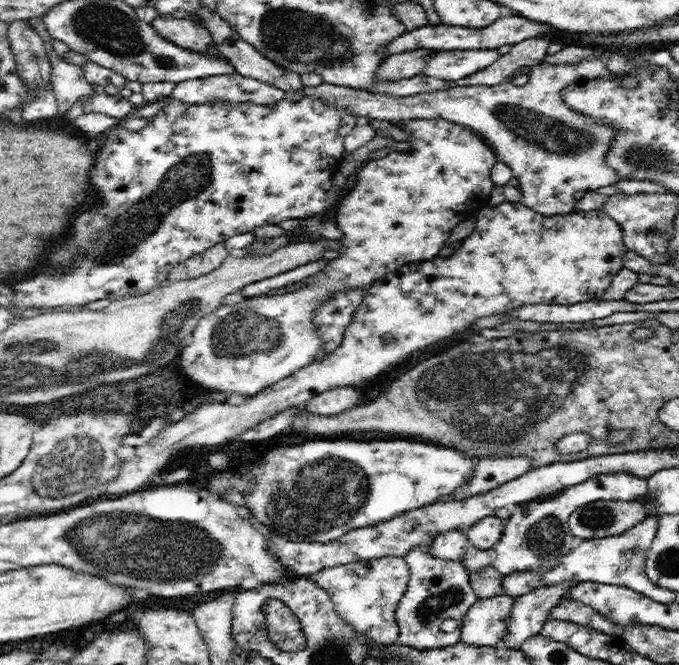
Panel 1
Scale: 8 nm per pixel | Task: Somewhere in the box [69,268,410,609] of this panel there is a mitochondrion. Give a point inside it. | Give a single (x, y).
(320, 496)

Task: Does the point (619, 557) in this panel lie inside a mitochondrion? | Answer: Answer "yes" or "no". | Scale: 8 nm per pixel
no

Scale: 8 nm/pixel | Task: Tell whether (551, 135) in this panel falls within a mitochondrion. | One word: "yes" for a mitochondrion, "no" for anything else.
yes

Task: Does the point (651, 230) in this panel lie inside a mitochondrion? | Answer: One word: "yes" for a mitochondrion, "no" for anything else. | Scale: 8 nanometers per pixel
yes

